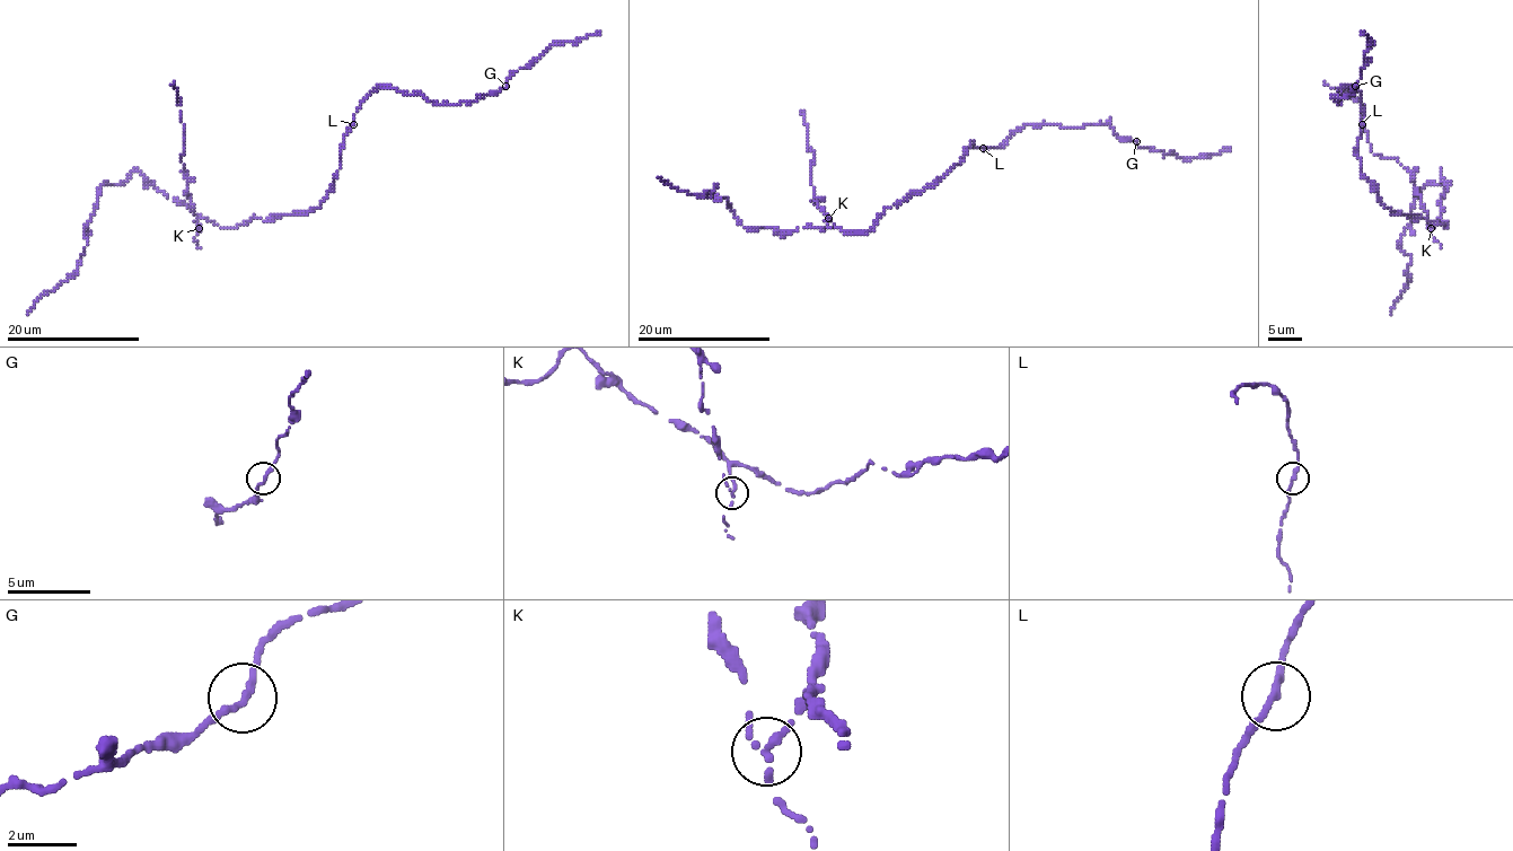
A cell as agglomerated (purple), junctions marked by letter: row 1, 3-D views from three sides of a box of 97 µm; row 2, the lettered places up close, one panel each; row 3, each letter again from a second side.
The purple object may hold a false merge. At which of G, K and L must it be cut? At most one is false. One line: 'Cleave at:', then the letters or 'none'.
Cleave at: K

